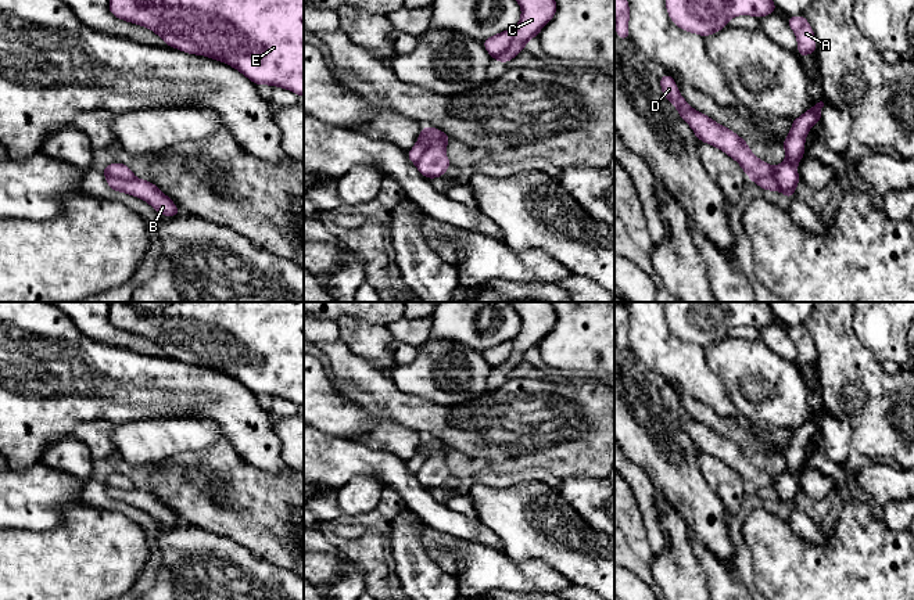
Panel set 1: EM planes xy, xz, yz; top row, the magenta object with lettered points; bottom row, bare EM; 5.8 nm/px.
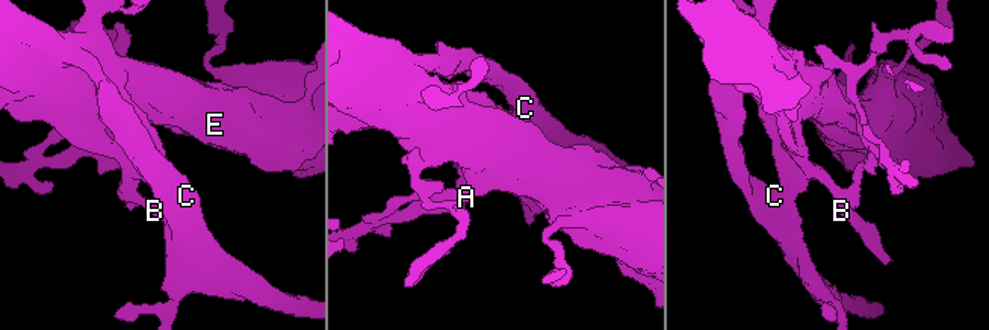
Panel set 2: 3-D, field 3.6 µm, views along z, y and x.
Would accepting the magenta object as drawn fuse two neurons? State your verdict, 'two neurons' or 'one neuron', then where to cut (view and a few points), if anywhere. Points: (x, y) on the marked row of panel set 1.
two neurons | xz (444, 144), (429, 140), (426, 150), (415, 164)

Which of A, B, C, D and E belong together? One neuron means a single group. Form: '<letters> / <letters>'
A B E / C D

